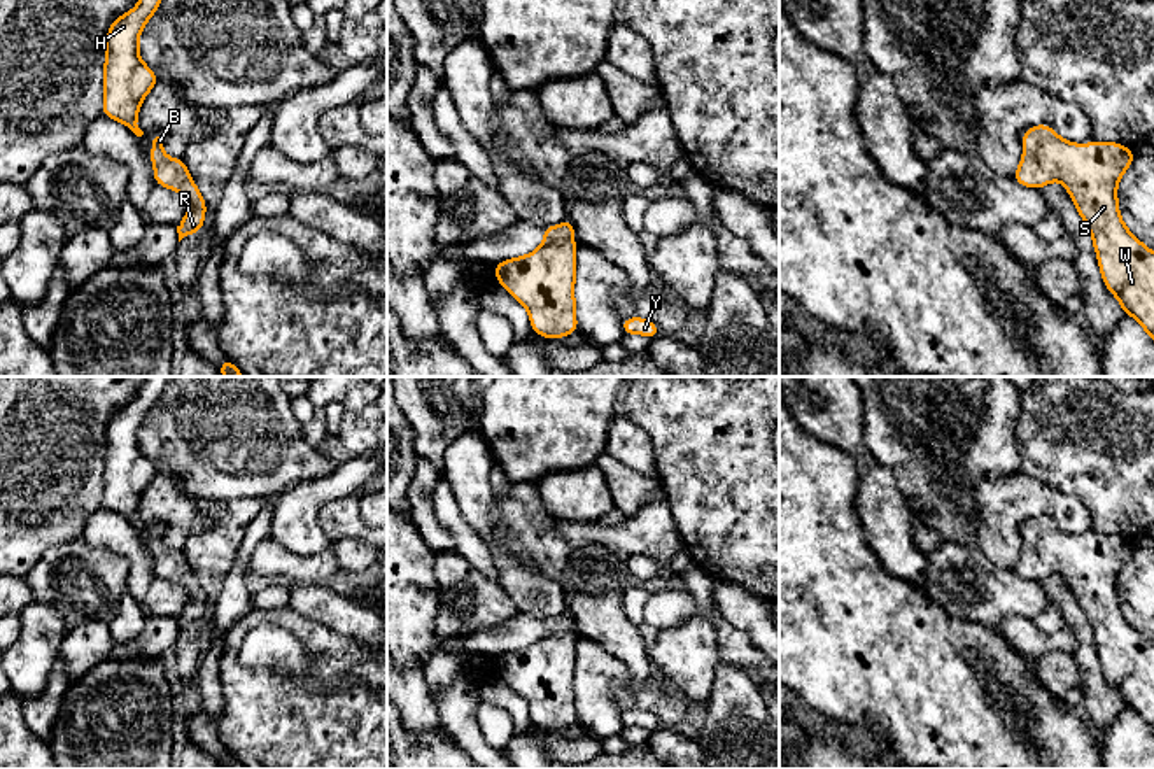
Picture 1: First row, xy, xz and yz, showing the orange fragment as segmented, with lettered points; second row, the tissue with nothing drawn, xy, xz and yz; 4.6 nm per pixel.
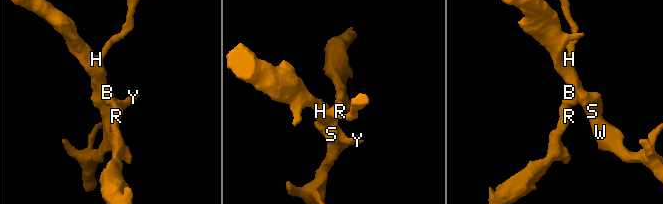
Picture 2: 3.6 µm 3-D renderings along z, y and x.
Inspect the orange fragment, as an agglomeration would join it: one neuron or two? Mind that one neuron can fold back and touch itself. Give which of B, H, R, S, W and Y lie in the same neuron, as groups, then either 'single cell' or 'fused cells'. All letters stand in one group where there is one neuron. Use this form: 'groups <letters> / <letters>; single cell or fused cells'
groups B H R S W Y; single cell

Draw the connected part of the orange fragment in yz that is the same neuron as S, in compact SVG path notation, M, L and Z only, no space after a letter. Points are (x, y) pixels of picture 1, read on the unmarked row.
M1037 517L1023 526L1023 552L1014 573L1031 582L1042 582L1051 573L1059 573L1066 580L1091 625L1107 681L1119 692L1121 704L1138 713L1154 732L1154 643L1126 620L1117 594L1117 575L1131 559L1135 547L1119 534L1073 536L1061 531L1049 517Z

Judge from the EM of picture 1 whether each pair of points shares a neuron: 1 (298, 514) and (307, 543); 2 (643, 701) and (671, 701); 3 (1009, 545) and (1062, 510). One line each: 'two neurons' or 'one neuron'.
1: one neuron
2: one neuron
3: one neuron

